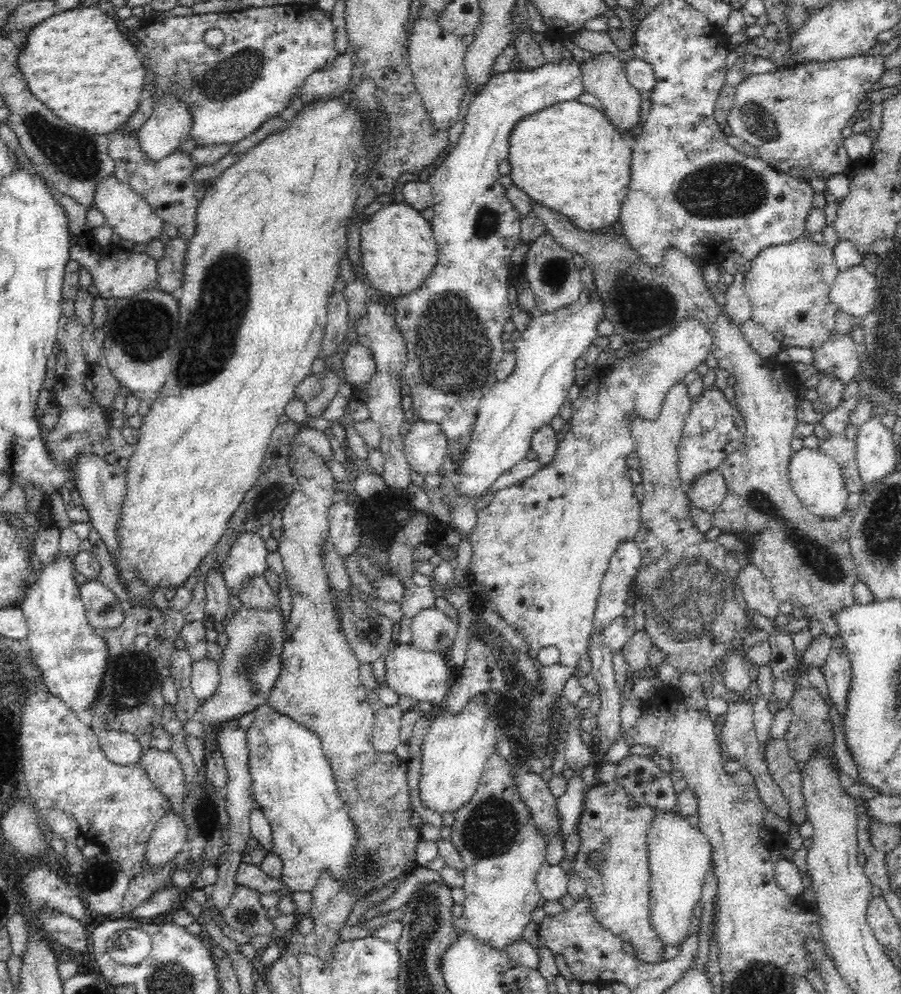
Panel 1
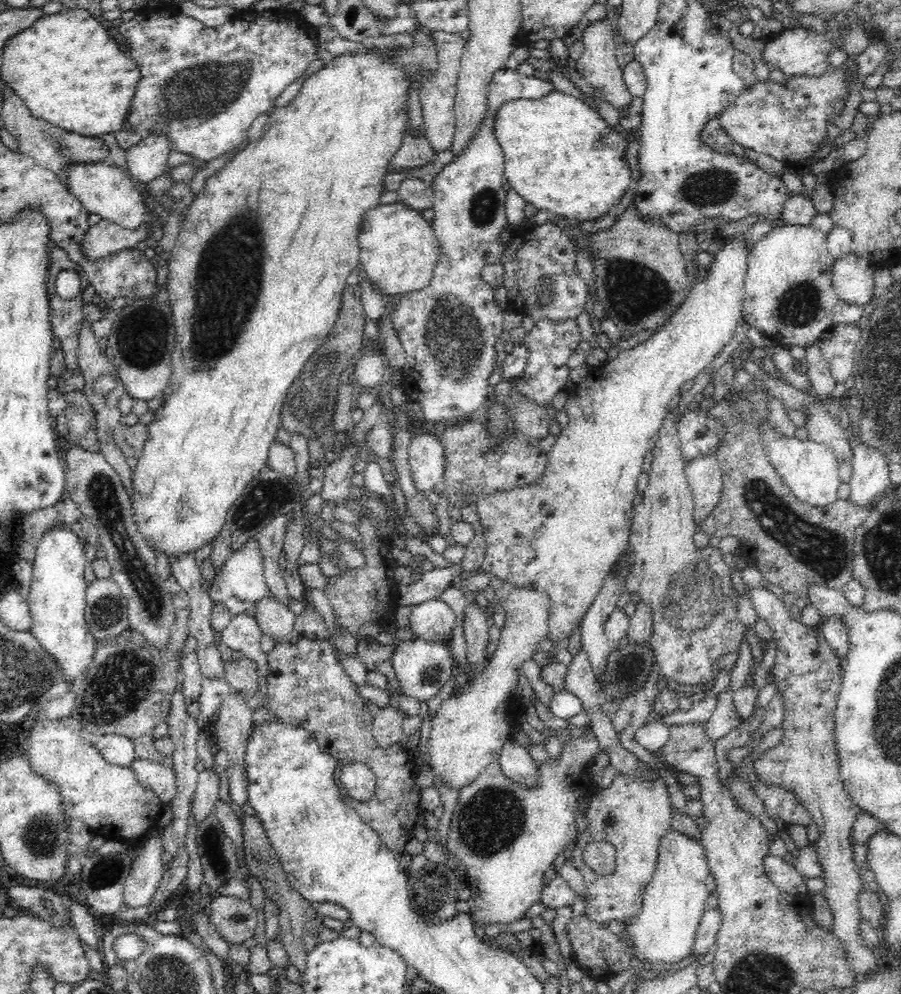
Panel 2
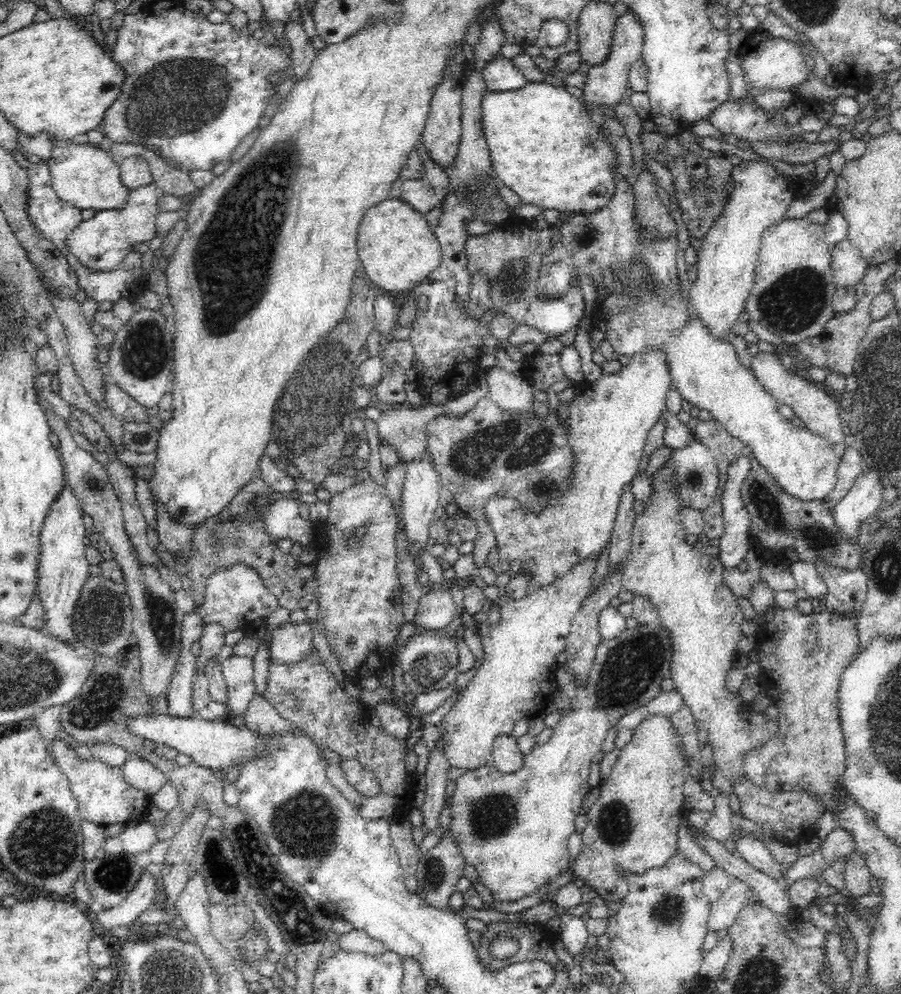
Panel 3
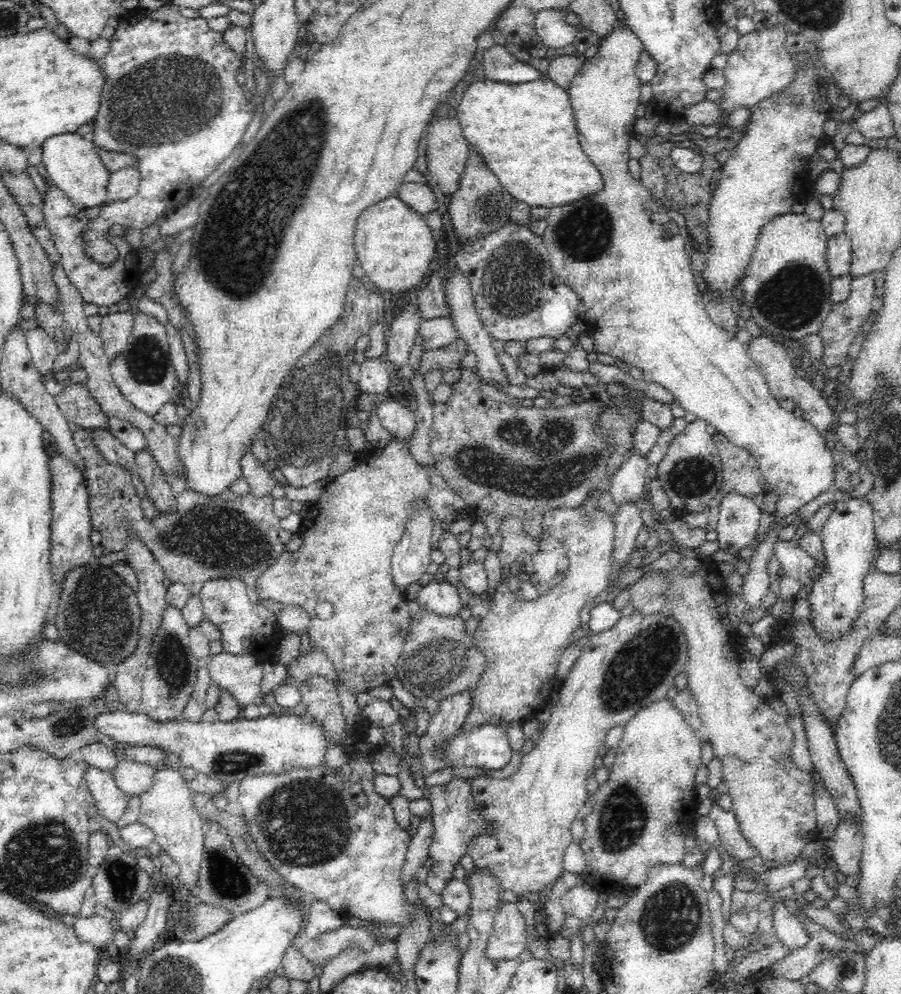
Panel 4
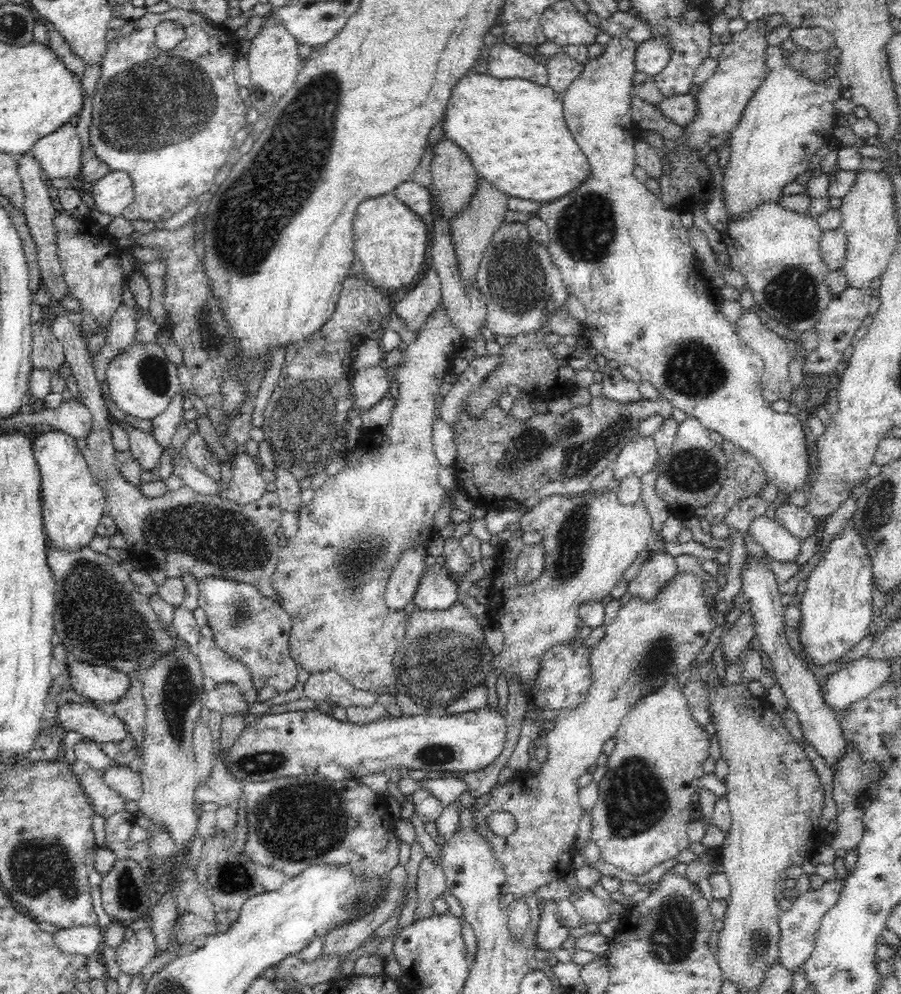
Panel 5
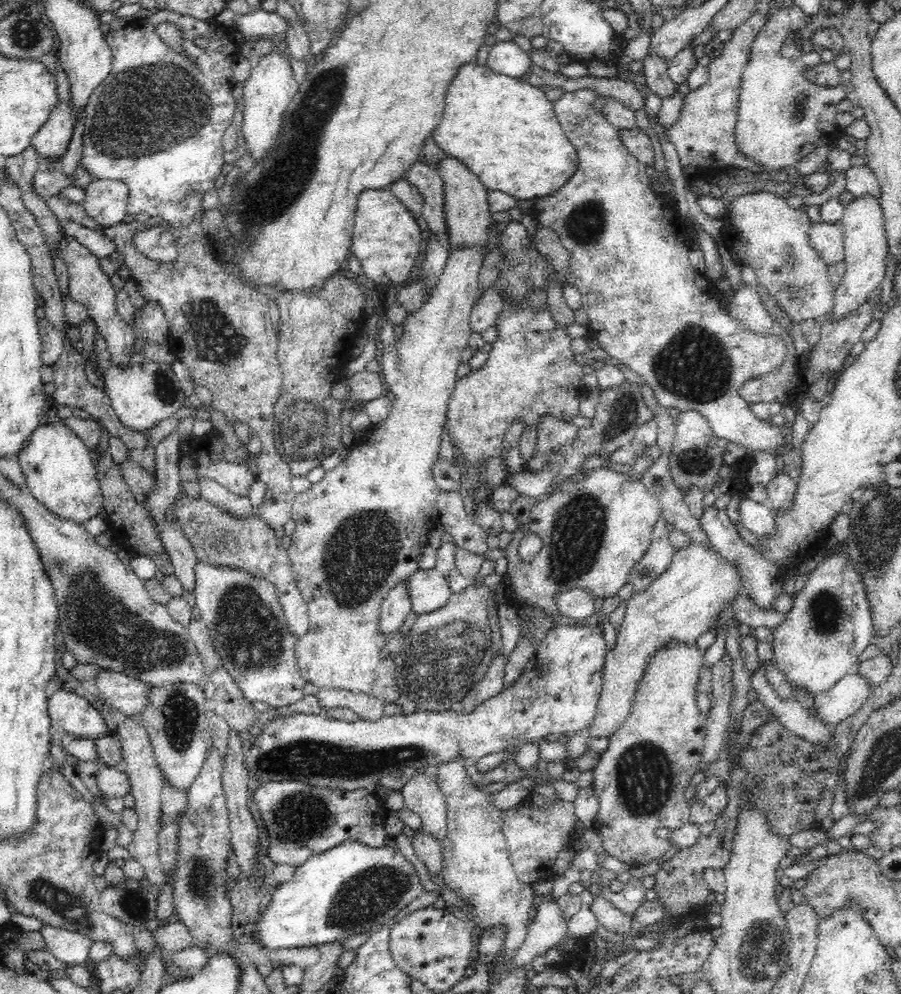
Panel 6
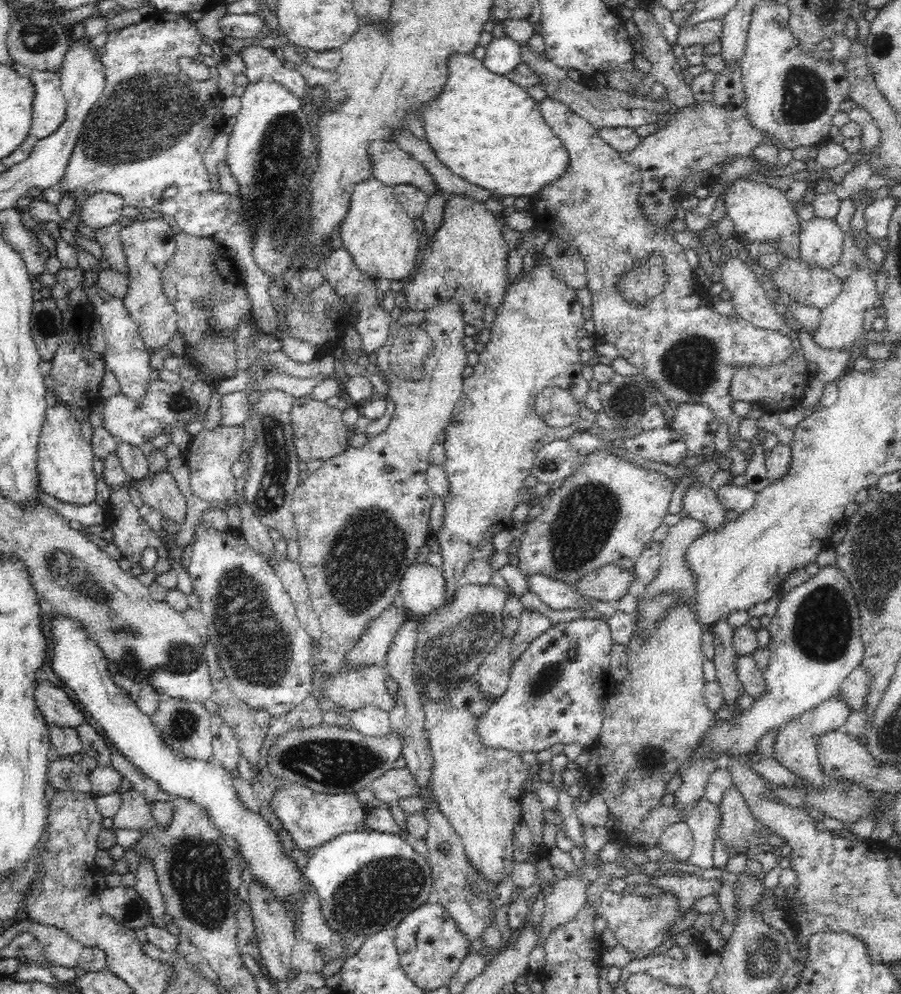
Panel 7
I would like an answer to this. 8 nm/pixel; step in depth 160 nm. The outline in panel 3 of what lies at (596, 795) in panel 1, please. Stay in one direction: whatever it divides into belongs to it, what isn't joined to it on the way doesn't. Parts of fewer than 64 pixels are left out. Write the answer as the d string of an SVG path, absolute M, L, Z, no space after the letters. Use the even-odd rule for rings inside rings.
M647 716L633 730L630 742L620 750L612 773L600 785L600 795L587 812L588 821L581 832L581 853L569 867L570 874L584 878L605 902L623 899L628 892L628 882L618 869L628 874L646 874L650 869L664 866L679 850L680 820L690 812L684 806L684 779L688 775L684 766L686 761L681 753L680 737L676 736L676 729L672 728L672 721L667 716Z

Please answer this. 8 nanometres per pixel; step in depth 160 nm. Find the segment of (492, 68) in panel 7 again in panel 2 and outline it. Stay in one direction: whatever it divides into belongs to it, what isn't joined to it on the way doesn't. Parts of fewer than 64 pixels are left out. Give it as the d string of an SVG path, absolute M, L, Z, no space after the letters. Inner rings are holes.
M506 68L498 70L498 72L494 74L492 84L488 90L488 106L485 108L484 118L477 124L476 131L473 132L472 138L468 140L468 147L466 147L460 155L454 157L450 164L444 166L431 183L434 193L434 202L432 205L434 217L431 225L439 241L439 260L433 270L429 283L426 286L423 286L421 290L416 290L413 293L408 292L399 296L398 298L400 298L400 300L396 300L395 309L391 314L393 328L398 333L399 340L406 353L405 364L402 368L401 386L403 386L408 399L416 401L422 406L423 415L426 416L428 422L442 422L442 424L444 424L444 422L450 422L450 424L454 424L454 422L462 422L462 420L469 421L470 418L468 418L468 416L470 416L474 410L480 408L480 404L482 404L482 402L486 400L486 396L488 396L488 392L486 392L488 382L486 382L486 380L488 380L488 376L490 376L492 370L494 370L494 362L496 362L497 353L497 351L494 350L494 344L496 344L496 340L498 340L503 331L502 314L505 312L502 312L502 310L496 306L497 301L494 300L494 290L492 290L492 287L487 282L482 280L480 270L482 270L482 267L486 266L486 264L499 262L500 257L503 256L504 243L500 241L498 235L506 228L511 229L506 220L506 209L504 208L504 206L506 206L507 193L502 187L502 178L504 178L503 172L505 169L504 151L502 151L502 147L500 147L500 143L498 143L498 140L496 140L495 137L495 118L498 117L498 110L500 110L504 104L507 104L507 102L522 100L522 98L525 100L538 100L538 98L544 98L544 96L548 96L548 94L552 94L552 92L556 92L556 89L550 81L540 80L540 78L535 78L535 76L518 74L517 70L508 70Z

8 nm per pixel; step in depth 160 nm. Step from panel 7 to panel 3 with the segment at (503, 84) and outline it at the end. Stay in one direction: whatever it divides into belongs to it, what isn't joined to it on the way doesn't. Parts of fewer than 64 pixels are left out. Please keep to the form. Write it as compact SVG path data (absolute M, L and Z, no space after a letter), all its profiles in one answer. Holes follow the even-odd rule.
M531 82L526 84L524 88L514 90L512 92L492 92L484 94L484 102L481 106L481 122L483 123L484 136L486 137L491 157L491 165L496 171L497 180L502 182L504 186L508 186L510 190L514 190L526 204L534 204L540 208L548 210L559 210L561 213L591 213L596 212L606 206L612 195L615 193L615 177L614 170L617 167L617 153L615 144L608 138L608 132L599 124L591 119L591 115L583 107L580 99L575 98L564 87L552 86L543 82Z

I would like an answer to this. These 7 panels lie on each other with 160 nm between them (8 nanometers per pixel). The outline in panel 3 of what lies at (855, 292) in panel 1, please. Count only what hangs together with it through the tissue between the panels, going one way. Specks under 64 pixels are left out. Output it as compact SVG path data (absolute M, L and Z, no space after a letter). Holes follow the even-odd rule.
M846 237L833 246L831 255L831 269L836 286L841 289L854 288L869 267L861 252Z

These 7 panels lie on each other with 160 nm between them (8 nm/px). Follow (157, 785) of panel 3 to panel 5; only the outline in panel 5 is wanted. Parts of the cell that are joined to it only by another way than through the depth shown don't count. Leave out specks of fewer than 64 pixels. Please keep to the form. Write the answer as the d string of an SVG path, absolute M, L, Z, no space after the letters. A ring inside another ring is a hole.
M110 765L110 768L104 771L104 782L124 800L137 801L143 793L141 774L128 766Z

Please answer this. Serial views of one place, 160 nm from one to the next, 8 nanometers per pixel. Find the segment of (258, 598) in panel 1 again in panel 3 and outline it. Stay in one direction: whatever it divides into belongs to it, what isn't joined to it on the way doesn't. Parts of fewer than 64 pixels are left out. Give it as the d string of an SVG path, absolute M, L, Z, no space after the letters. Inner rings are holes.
M288 620L279 629L273 632L272 642L269 646L271 661L296 664L309 654L314 640L311 626L304 622L293 626Z

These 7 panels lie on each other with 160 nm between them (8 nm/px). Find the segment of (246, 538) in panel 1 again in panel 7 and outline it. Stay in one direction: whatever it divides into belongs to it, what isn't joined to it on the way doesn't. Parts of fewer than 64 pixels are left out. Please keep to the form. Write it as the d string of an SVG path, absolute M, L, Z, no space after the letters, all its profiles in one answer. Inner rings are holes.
M198 522L196 529L194 530L194 544L192 544L192 560L190 567L187 571L188 584L195 590L198 598L201 601L200 610L204 613L205 620L207 621L207 635L209 640L213 643L216 649L217 655L219 656L220 665L222 665L223 671L225 672L226 679L230 683L234 694L246 704L249 704L255 711L266 710L270 713L271 717L282 716L282 714L299 708L306 700L306 697L312 693L315 689L312 663L313 644L314 642L310 639L310 636L302 629L299 624L299 618L291 601L291 596L288 594L286 586L281 581L281 578L277 576L272 569L269 567L269 562L266 562L266 558L260 554L253 552L247 545L247 541L240 536L236 538L230 536L225 532L220 532L216 528L207 528L203 526L201 522Z

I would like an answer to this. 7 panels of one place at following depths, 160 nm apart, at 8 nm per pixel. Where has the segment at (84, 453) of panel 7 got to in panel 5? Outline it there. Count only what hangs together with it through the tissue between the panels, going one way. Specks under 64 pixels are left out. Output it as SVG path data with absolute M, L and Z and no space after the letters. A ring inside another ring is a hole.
M58 429L49 432L36 430L32 450L39 466L44 503L46 535L58 550L65 553L82 550L97 536L97 526L105 514L104 491L92 476L75 438Z

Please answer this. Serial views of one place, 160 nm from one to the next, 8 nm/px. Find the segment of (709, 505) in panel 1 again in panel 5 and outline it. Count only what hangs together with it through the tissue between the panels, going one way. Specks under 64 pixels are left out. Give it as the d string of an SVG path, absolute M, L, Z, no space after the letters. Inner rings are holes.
M686 417L677 428L670 452L662 459L657 476L656 492L680 519L693 516L696 508L712 503L727 477L727 456L720 445L710 439L710 431L700 420Z

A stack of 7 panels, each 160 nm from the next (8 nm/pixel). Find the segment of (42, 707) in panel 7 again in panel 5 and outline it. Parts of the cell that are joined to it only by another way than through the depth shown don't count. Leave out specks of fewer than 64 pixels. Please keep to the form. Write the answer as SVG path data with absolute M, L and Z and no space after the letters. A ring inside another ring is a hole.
M88 701L58 707L56 720L65 730L78 732L97 743L118 742L129 736L122 720L116 715L103 714L97 704Z

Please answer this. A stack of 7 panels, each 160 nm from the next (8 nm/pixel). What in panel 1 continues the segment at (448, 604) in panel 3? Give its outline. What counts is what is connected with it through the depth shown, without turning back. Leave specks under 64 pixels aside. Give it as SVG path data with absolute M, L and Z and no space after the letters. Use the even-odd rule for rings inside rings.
M434 606L421 610L411 619L411 645L424 652L448 655L459 628L448 614Z

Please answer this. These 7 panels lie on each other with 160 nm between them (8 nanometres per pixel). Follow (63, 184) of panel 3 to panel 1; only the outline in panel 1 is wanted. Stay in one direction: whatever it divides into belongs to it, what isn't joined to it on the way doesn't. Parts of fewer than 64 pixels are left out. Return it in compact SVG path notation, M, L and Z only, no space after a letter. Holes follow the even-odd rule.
M110 174L96 183L93 206L105 216L105 222L120 237L132 240L134 244L147 244L152 238L160 240L163 220L156 211L130 185L118 181L114 174Z

